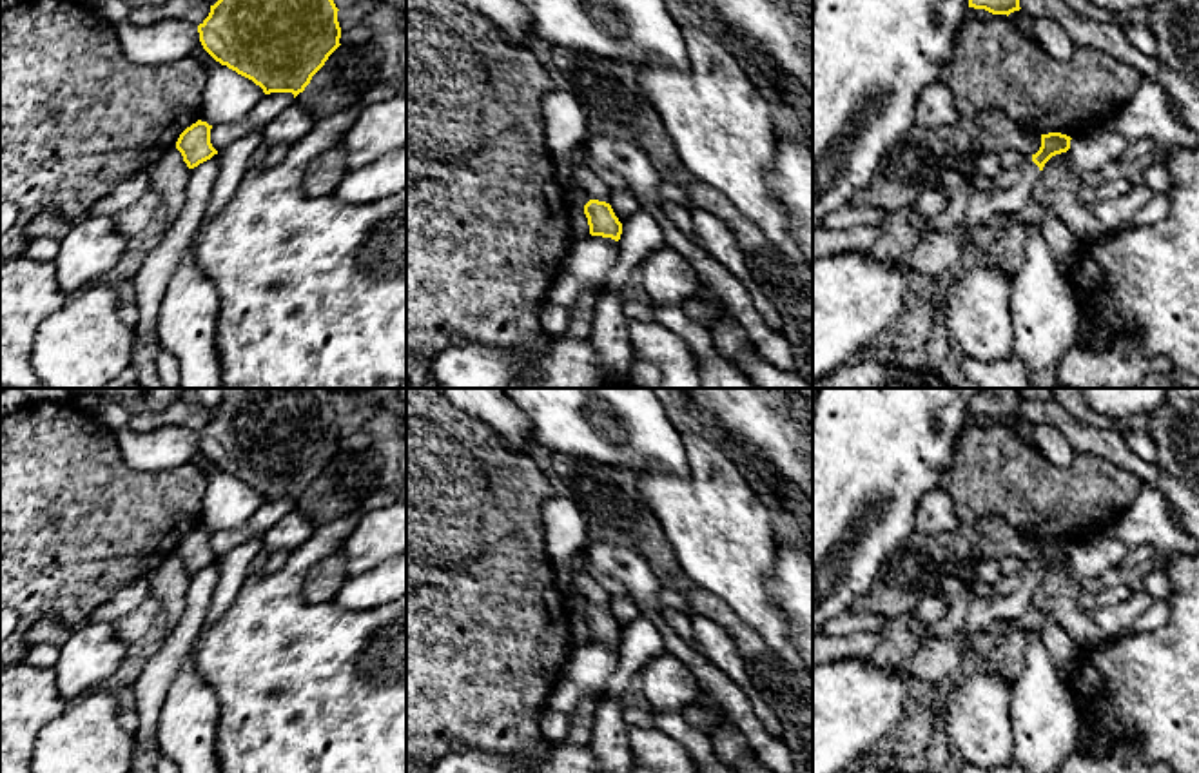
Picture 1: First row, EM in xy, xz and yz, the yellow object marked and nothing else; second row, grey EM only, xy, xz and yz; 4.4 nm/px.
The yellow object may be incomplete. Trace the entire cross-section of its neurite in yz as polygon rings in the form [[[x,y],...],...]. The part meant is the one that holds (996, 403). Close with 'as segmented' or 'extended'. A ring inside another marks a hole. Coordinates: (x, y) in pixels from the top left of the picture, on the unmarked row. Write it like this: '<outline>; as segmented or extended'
[[[983,388],[970,399],[969,414],[985,416],[992,421],[1019,417],[1021,396],[1016,388]]]; as segmented

